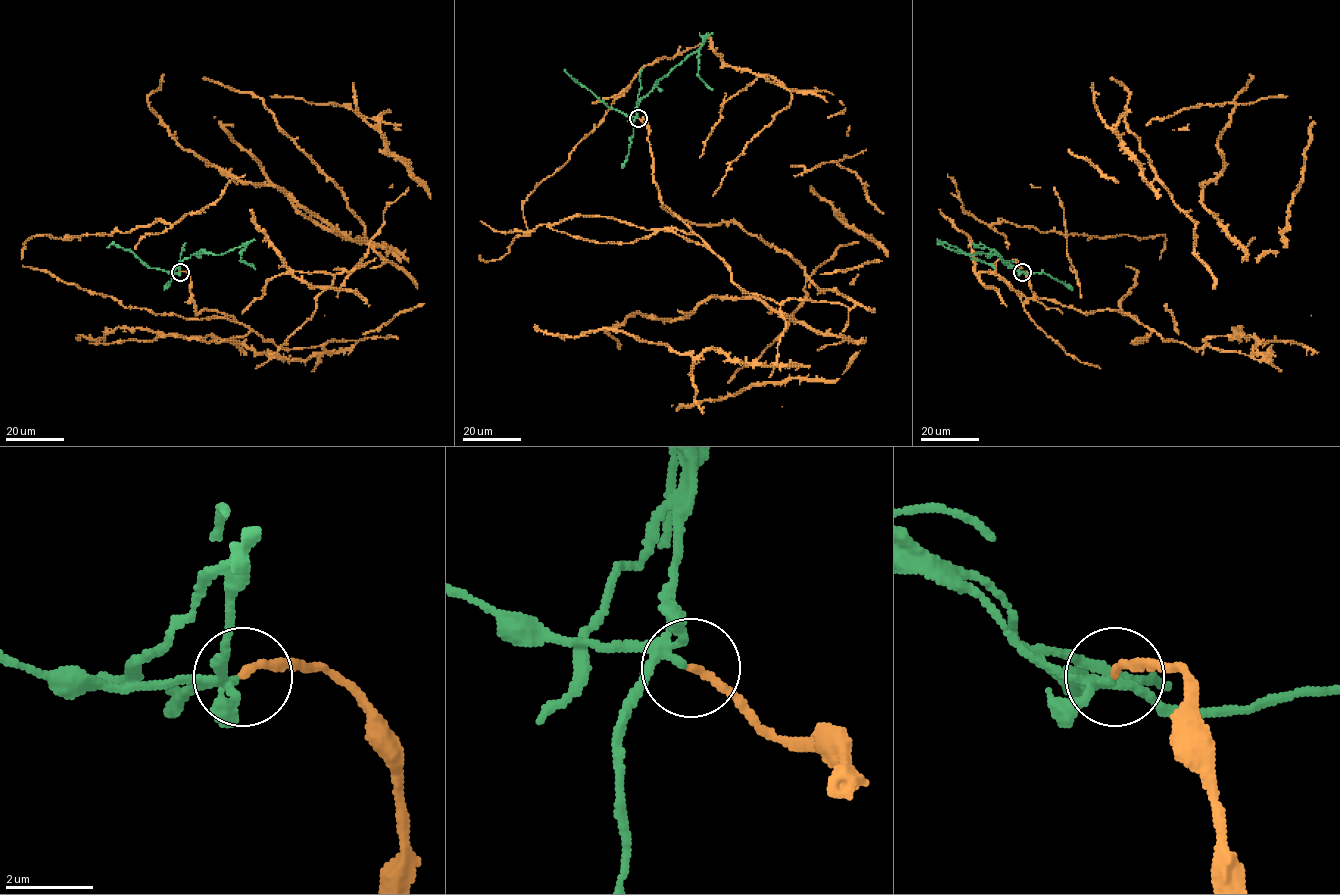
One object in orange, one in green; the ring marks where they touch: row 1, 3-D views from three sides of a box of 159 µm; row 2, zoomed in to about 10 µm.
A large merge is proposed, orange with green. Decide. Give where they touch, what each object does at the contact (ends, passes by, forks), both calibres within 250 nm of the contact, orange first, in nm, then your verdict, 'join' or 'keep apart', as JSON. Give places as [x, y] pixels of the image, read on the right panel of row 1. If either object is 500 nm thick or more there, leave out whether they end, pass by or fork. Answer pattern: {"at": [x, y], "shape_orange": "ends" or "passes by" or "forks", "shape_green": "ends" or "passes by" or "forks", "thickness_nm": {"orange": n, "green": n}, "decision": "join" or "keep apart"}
{"at": [1022, 272], "shape_orange": "ends", "shape_green": "forks", "thickness_nm": {"orange": 170, "green": 150}, "decision": "keep apart"}

